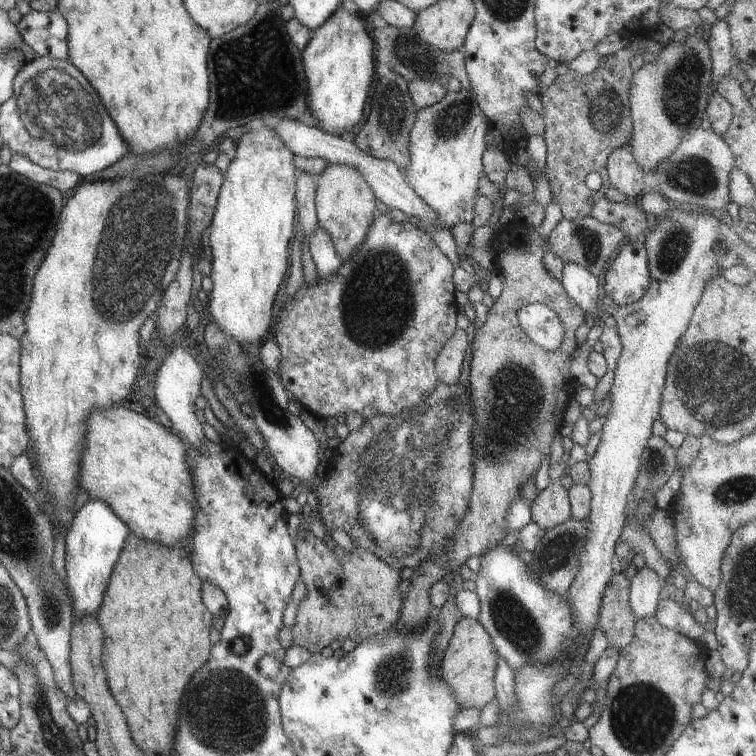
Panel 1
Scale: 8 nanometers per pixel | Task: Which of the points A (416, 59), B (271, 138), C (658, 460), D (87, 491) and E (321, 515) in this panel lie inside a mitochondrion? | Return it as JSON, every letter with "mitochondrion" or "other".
{"A":"mitochondrion","B":"other","C":"mitochondrion","D":"other","E":"other"}

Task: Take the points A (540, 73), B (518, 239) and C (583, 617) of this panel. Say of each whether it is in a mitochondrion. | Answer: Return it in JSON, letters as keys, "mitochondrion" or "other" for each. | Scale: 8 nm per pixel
{"A":"other","B":"other","C":"other"}

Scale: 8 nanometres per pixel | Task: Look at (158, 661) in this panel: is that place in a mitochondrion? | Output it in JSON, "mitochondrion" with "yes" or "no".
{"mitochondrion":"no"}

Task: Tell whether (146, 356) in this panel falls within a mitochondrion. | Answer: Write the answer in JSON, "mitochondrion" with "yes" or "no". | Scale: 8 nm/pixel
{"mitochondrion":"no"}

